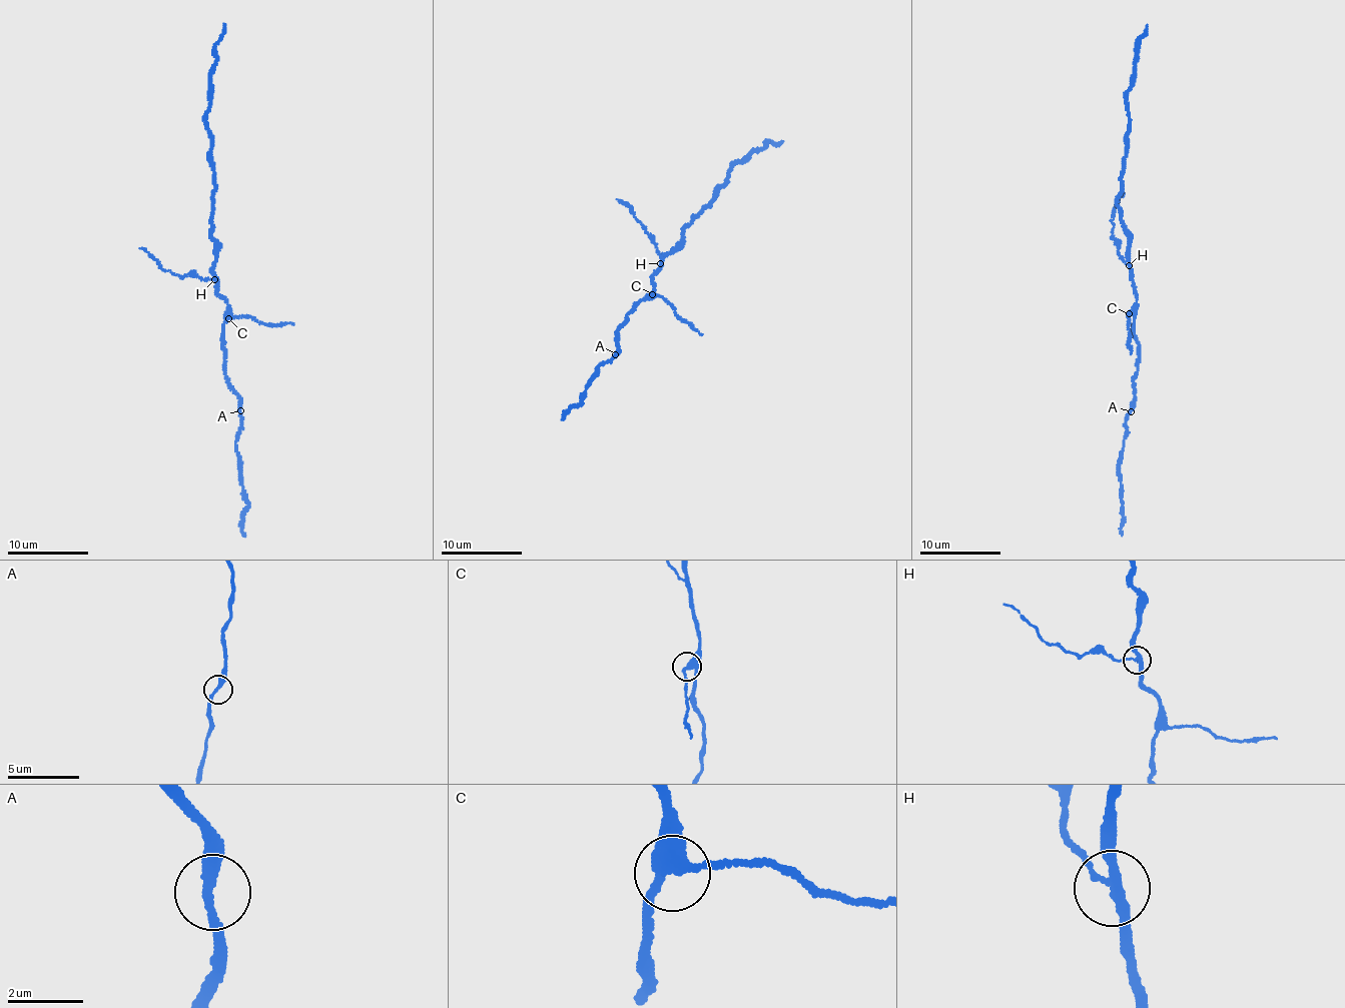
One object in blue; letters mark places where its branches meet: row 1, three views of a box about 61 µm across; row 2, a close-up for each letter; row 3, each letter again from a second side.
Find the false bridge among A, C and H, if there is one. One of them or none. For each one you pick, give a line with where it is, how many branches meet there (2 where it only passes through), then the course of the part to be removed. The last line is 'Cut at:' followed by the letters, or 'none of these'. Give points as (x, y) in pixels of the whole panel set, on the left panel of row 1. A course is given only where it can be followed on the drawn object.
H: at (214, 279); 3 branches meet; foreign part runs (215, 279), (163, 269), (156, 259), (139, 248)
Cut at: H

